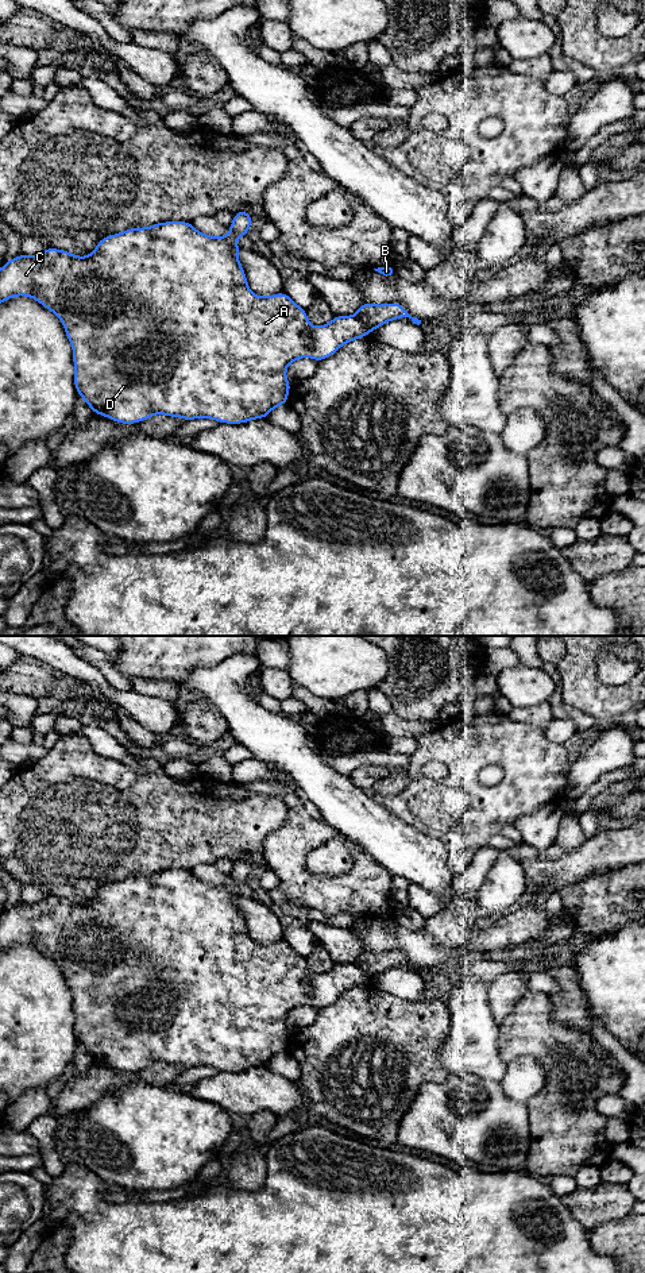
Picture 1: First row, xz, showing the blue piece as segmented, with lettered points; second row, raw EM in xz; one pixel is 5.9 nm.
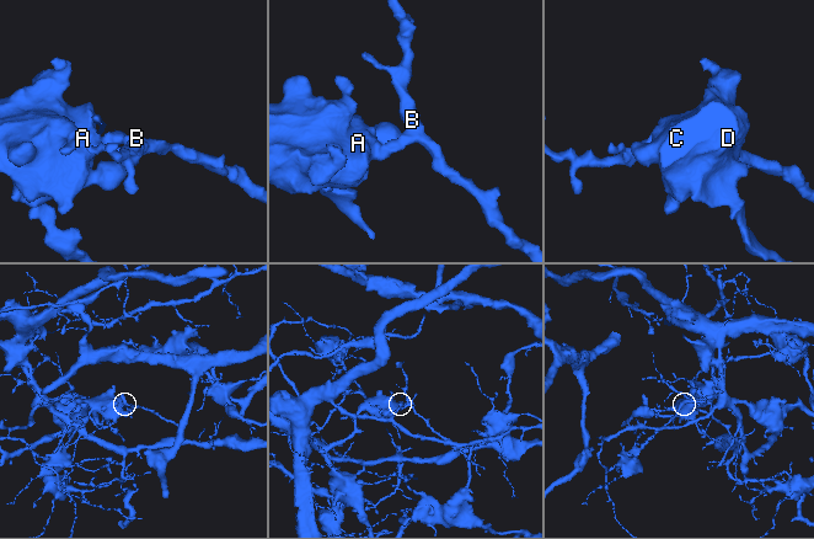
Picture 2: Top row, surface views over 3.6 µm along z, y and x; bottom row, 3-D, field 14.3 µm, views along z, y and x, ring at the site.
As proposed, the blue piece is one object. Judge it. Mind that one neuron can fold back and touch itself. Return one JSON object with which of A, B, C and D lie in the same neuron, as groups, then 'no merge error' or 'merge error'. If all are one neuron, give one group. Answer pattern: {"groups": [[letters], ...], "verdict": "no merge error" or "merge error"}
{"groups": [["A", "C", "D"], ["B"]], "verdict": "merge error"}

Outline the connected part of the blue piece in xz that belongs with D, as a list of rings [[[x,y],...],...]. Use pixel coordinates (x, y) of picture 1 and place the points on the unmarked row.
[[[239,859],[229,882],[220,886],[197,879],[192,871],[166,869],[108,883],[88,904],[57,896],[32,904],[20,902],[0,917],[0,952],[27,944],[62,969],[73,995],[77,1042],[96,1062],[121,1072],[140,1071],[152,1062],[186,1069],[205,1065],[225,1072],[266,1066],[274,1056],[287,1052],[291,1033],[286,1017],[291,1010],[308,1004],[324,1008],[370,977],[356,964],[335,964],[331,971],[313,975],[306,957],[286,941],[266,945],[252,941],[237,907],[242,896],[235,890],[248,883],[251,871],[250,861]]]

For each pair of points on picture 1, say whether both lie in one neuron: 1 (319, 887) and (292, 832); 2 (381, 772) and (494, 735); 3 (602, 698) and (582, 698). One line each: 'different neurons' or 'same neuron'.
1: same neuron
2: same neuron
3: same neuron

